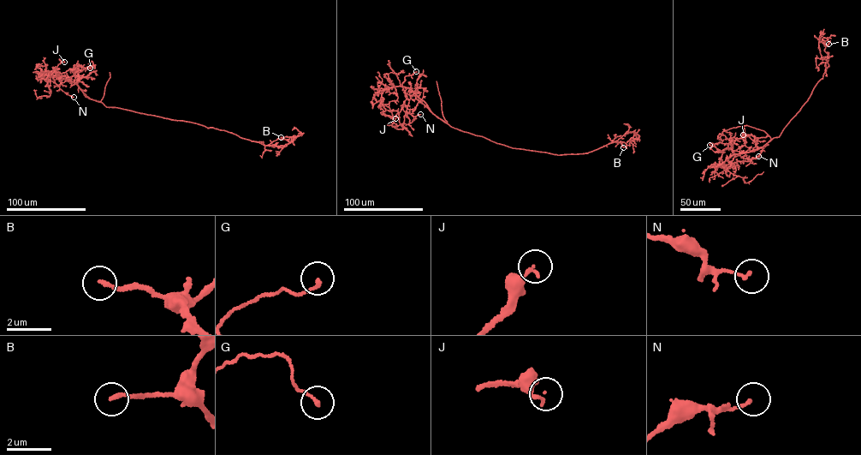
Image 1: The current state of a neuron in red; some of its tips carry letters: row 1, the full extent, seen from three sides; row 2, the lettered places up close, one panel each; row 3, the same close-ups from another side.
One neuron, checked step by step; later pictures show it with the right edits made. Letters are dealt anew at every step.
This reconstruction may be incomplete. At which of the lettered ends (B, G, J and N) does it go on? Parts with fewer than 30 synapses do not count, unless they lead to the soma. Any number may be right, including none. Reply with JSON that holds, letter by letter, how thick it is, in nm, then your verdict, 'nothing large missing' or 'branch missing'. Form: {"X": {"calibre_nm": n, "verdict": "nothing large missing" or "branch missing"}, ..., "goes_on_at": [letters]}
{"B": {"calibre_nm": 160, "verdict": "nothing large missing"}, "G": {"calibre_nm": 150, "verdict": "nothing large missing"}, "J": {"calibre_nm": 140, "verdict": "nothing large missing"}, "N": {"calibre_nm": 120, "verdict": "nothing large missing"}, "goes_on_at": []}

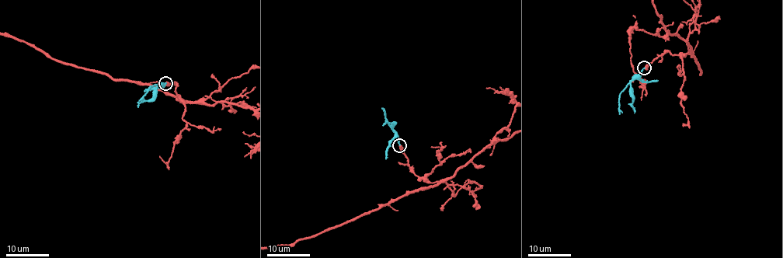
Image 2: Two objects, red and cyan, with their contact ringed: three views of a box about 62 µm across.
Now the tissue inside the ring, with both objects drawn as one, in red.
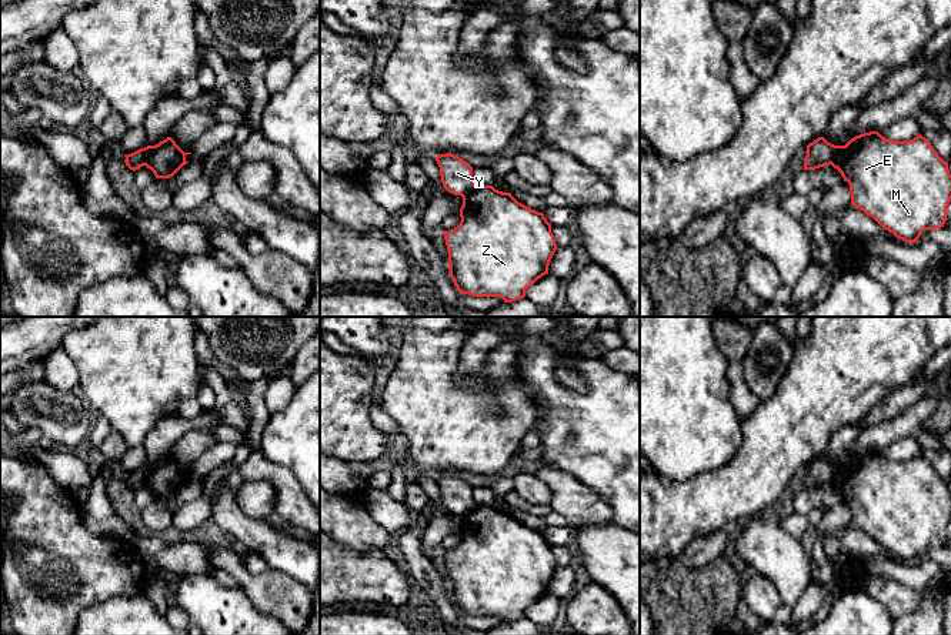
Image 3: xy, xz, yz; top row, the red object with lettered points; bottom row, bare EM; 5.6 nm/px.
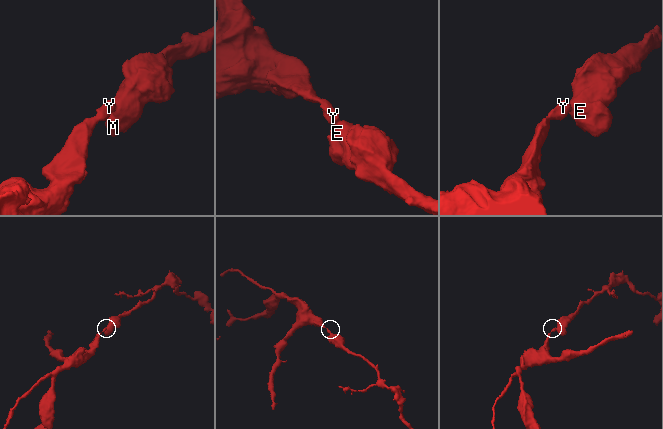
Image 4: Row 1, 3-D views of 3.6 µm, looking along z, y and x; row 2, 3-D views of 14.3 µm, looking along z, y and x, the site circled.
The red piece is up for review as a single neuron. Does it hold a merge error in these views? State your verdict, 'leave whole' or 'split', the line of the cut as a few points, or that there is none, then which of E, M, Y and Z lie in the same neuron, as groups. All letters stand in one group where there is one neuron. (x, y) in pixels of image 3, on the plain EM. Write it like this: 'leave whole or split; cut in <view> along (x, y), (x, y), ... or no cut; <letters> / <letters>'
split; cut in xy along (150, 465), (143, 484); E M Z / Y

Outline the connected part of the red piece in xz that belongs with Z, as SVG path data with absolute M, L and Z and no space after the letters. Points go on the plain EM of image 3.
M476 505L463 517L460 537L454 549L443 551L450 596L460 614L500 616L504 622L513 622L524 618L525 609L548 594L557 564L543 532L518 522L511 512Z

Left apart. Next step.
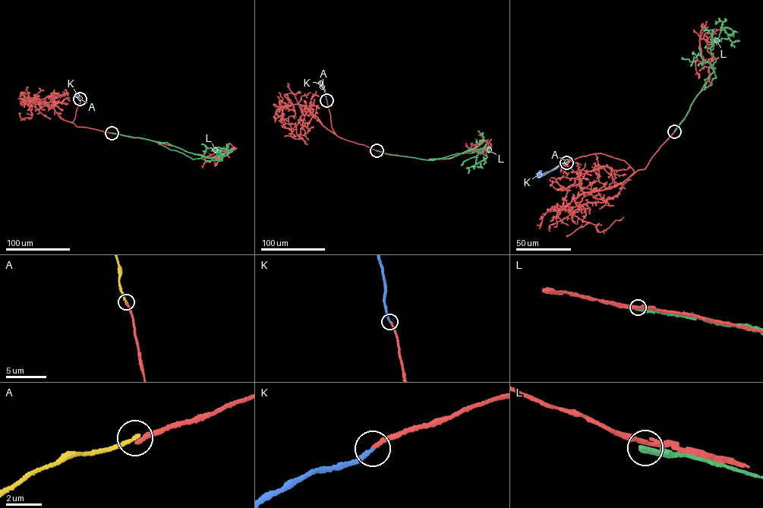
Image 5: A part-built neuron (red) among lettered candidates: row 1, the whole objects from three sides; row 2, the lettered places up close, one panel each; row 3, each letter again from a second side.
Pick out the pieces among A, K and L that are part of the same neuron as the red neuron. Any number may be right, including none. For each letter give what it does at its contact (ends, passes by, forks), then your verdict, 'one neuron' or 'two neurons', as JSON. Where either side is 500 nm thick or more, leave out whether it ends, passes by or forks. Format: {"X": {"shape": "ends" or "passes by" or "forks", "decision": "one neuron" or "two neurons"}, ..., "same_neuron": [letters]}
{"A": {"shape": "ends", "decision": "two neurons"}, "K": {"shape": "ends", "decision": "one neuron"}, "L": {"shape": "ends", "decision": "two neurons"}, "same_neuron": ["K"]}

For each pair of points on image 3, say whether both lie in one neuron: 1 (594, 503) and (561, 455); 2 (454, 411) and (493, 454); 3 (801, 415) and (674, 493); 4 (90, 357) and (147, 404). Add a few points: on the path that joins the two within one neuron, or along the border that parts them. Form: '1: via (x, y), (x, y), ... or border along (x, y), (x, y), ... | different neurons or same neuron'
1: border along (549, 465), (574, 475), (606, 501) | different neurons
2: via (464, 421), (481, 438), (483, 444) | same neuron
3: via (770, 447), (724, 493), (706, 493) | same neuron
4: via (104, 370), (133, 393) | same neuron

